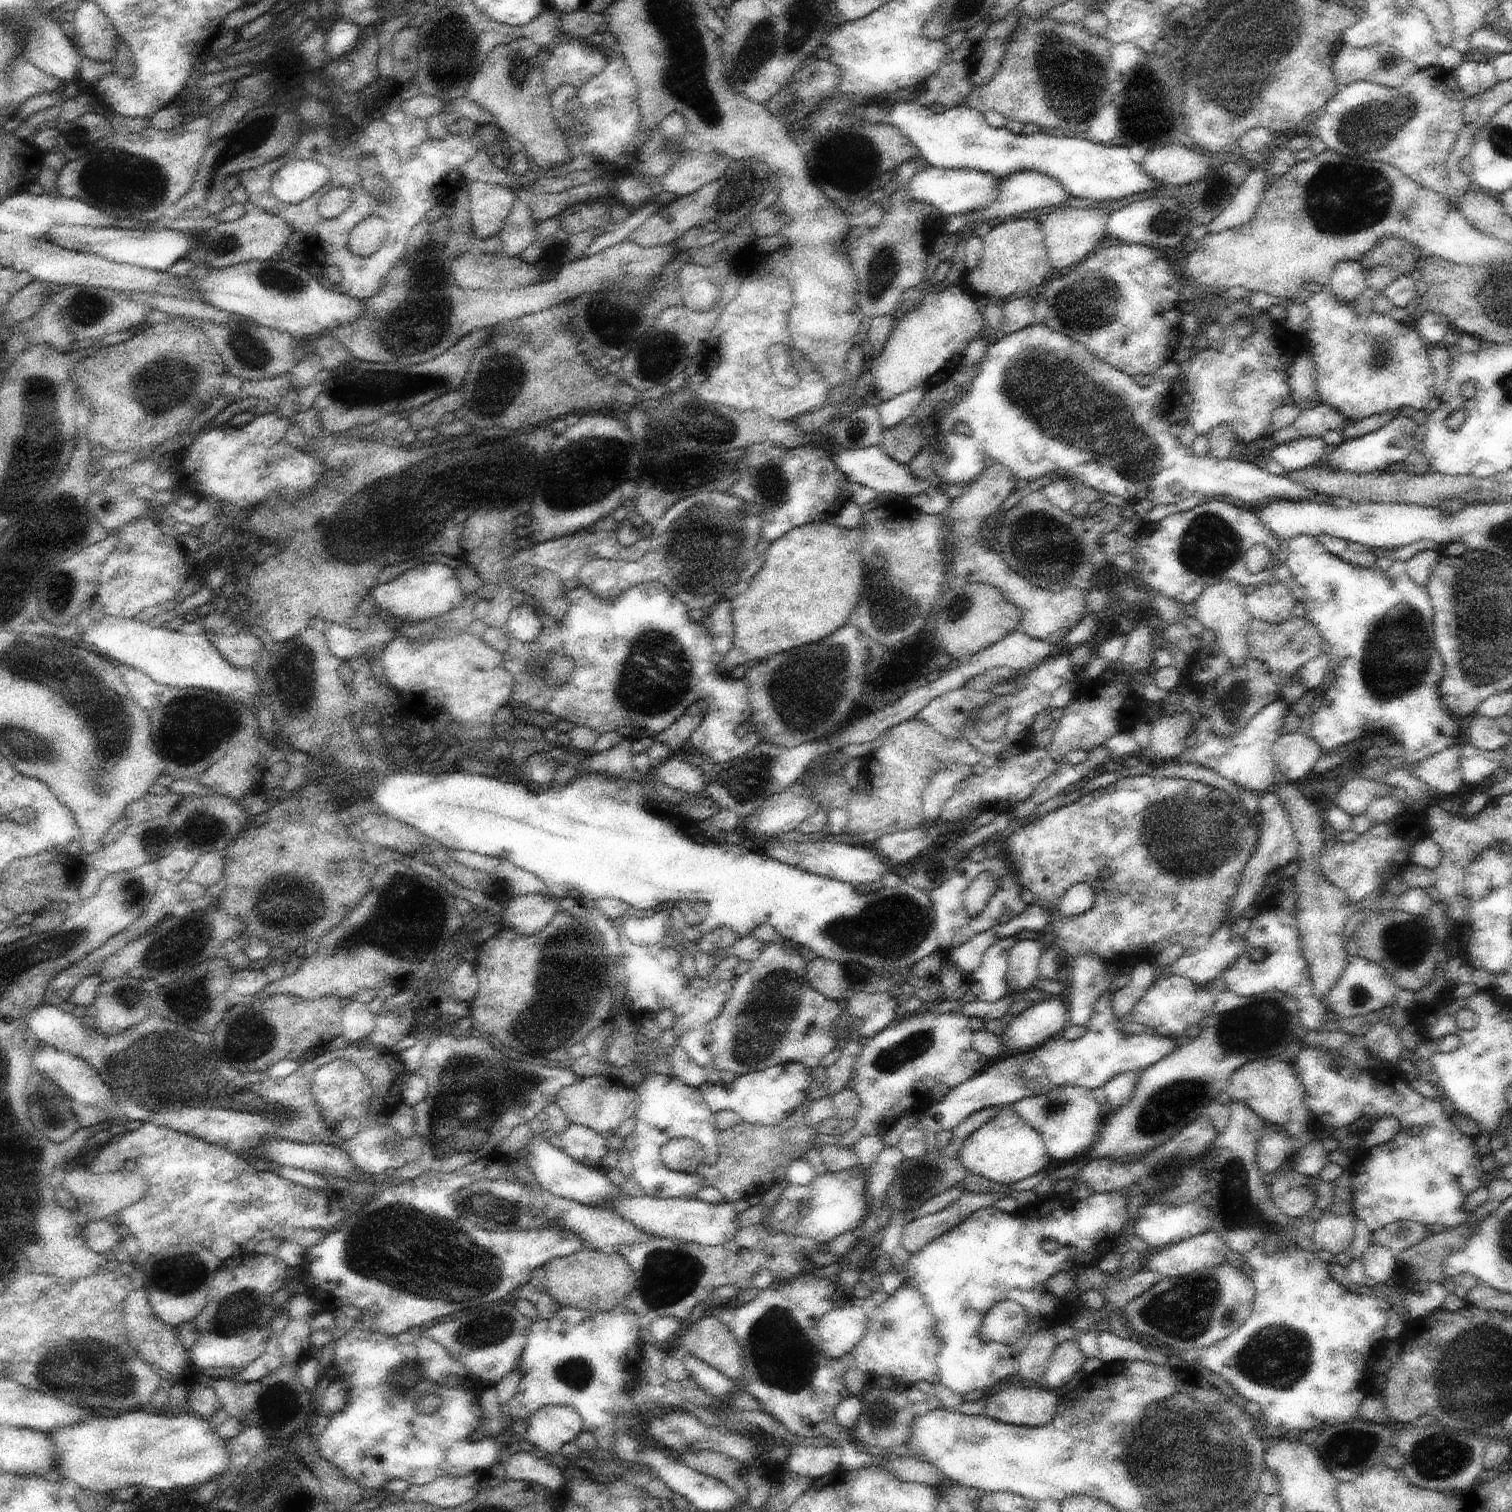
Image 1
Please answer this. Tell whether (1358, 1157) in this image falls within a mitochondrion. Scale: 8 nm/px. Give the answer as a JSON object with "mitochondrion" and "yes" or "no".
{"mitochondrion":"no"}

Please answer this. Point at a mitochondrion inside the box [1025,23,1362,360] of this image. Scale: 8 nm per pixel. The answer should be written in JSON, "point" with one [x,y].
{"point":[1053,56]}

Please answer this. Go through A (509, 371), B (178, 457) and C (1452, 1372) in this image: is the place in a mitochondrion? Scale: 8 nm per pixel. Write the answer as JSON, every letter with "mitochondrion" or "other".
{"A":"mitochondrion","B":"other","C":"mitochondrion"}

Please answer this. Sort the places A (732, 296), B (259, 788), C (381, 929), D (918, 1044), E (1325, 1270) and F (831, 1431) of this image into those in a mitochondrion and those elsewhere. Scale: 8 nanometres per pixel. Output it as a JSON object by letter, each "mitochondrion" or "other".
{"A":"other","B":"other","C":"mitochondrion","D":"mitochondrion","E":"other","F":"other"}

